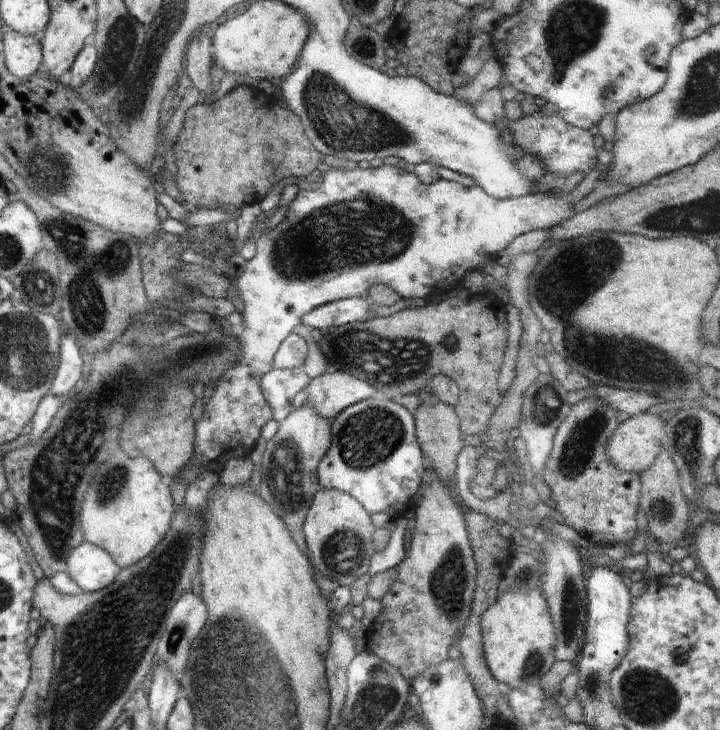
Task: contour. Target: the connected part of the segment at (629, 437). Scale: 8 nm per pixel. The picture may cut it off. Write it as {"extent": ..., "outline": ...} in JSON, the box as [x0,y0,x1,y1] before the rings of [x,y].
{"extent":[607,411,666,476],"outline":[[[644,411],[637,416],[630,416],[628,420],[620,423],[614,435],[607,444],[610,461],[621,471],[631,471],[638,476],[649,468],[661,452],[665,450],[666,427],[658,414]]]}

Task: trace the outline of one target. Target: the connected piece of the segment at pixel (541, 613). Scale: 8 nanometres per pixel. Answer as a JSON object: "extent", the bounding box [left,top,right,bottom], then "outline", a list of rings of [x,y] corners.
{"extent":[481,590,556,688],"outline":[[[541,590],[506,591],[481,615],[483,650],[491,673],[509,688],[538,684],[555,661],[556,633]]]}

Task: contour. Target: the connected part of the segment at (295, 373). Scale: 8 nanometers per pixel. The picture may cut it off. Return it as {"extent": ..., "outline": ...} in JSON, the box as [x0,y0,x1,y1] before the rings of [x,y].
{"extent":[260,368,310,422],"outline":[[[302,368],[270,369],[260,383],[262,394],[272,410],[272,418],[282,422],[296,406],[292,403],[294,396],[310,384]]]}

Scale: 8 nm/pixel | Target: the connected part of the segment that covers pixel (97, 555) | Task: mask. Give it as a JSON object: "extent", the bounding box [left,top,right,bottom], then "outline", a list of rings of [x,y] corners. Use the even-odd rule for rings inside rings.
{"extent":[65,543,118,590],"outline":[[[92,543],[74,548],[68,564],[65,572],[82,586],[82,590],[102,590],[118,574],[118,566],[110,554]]]}

